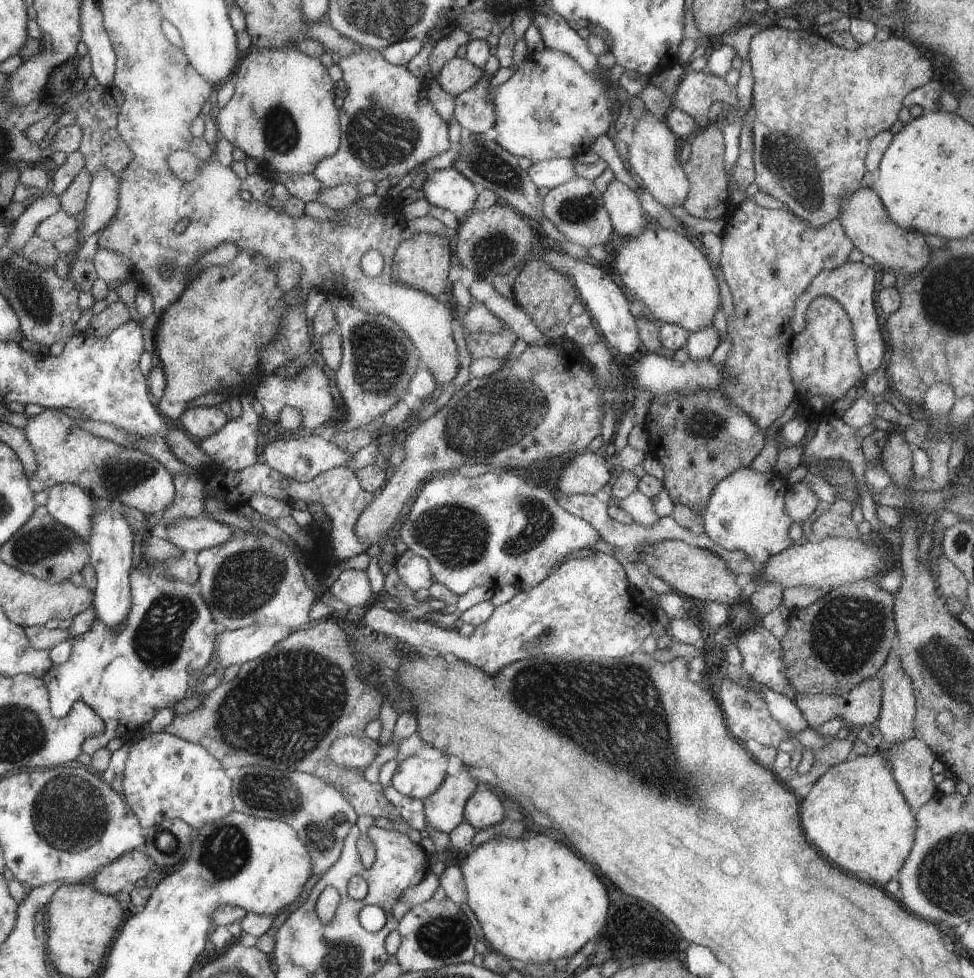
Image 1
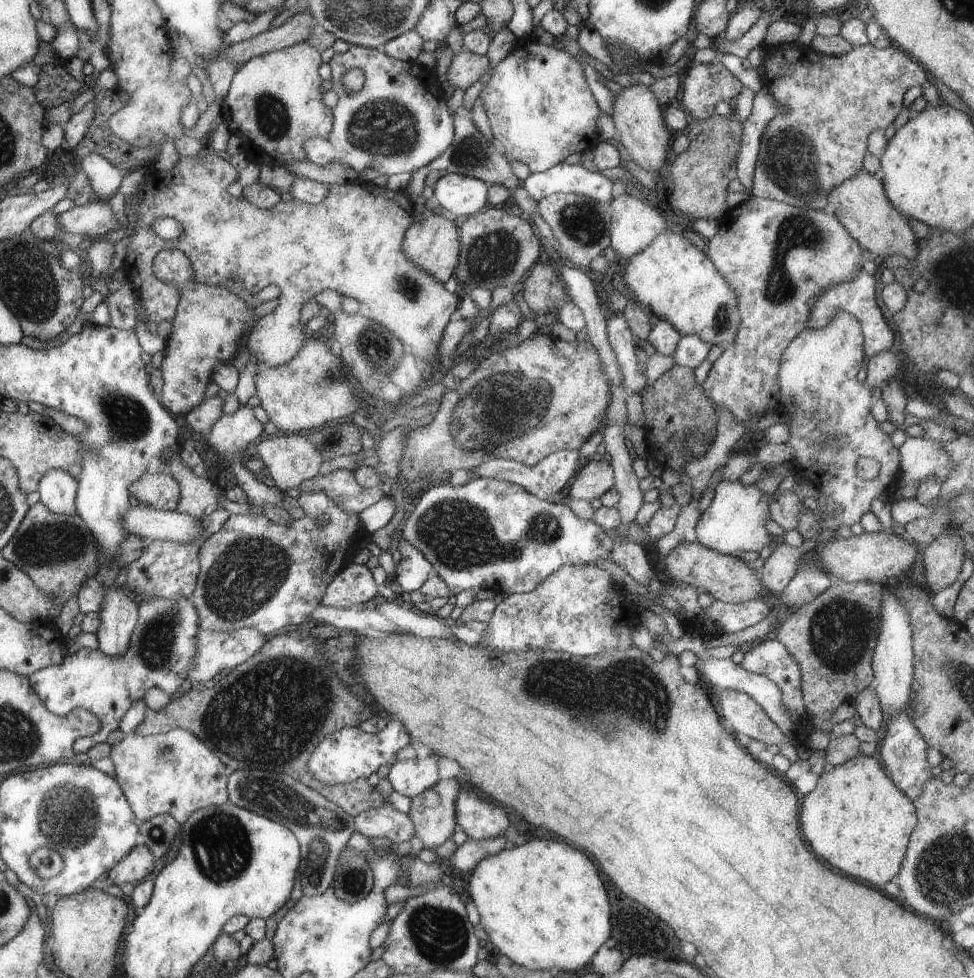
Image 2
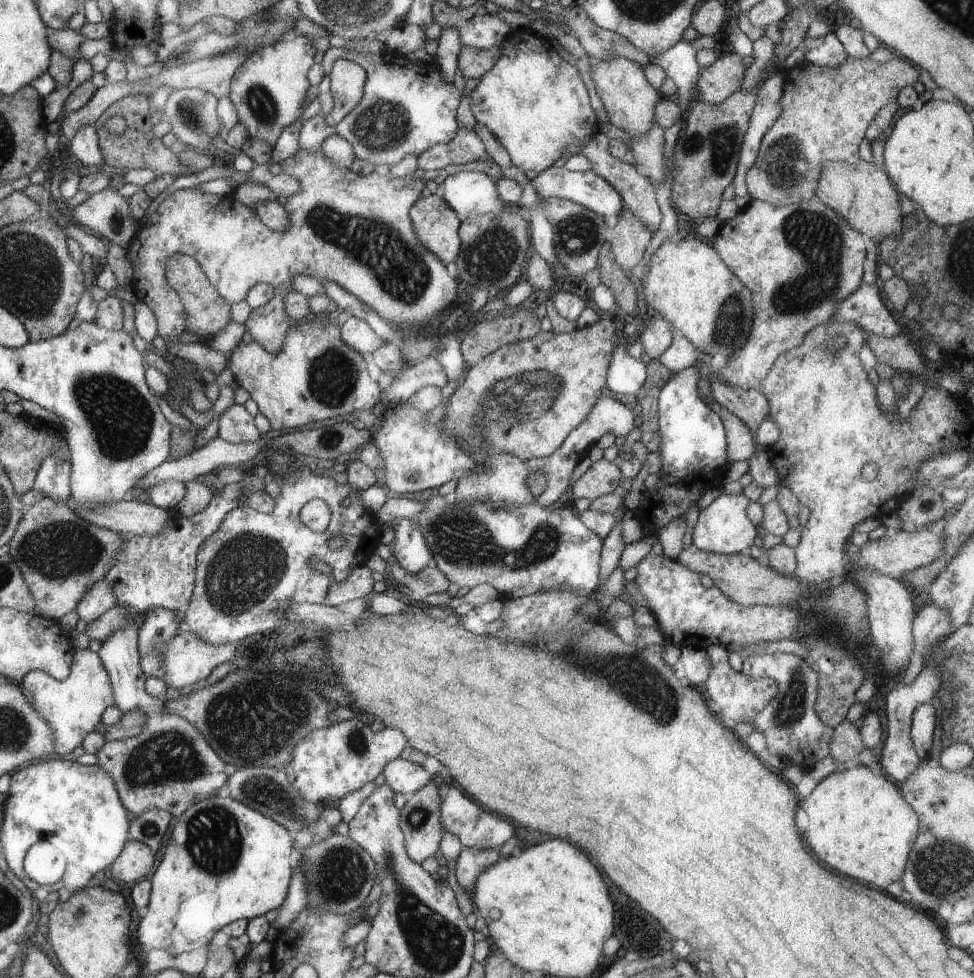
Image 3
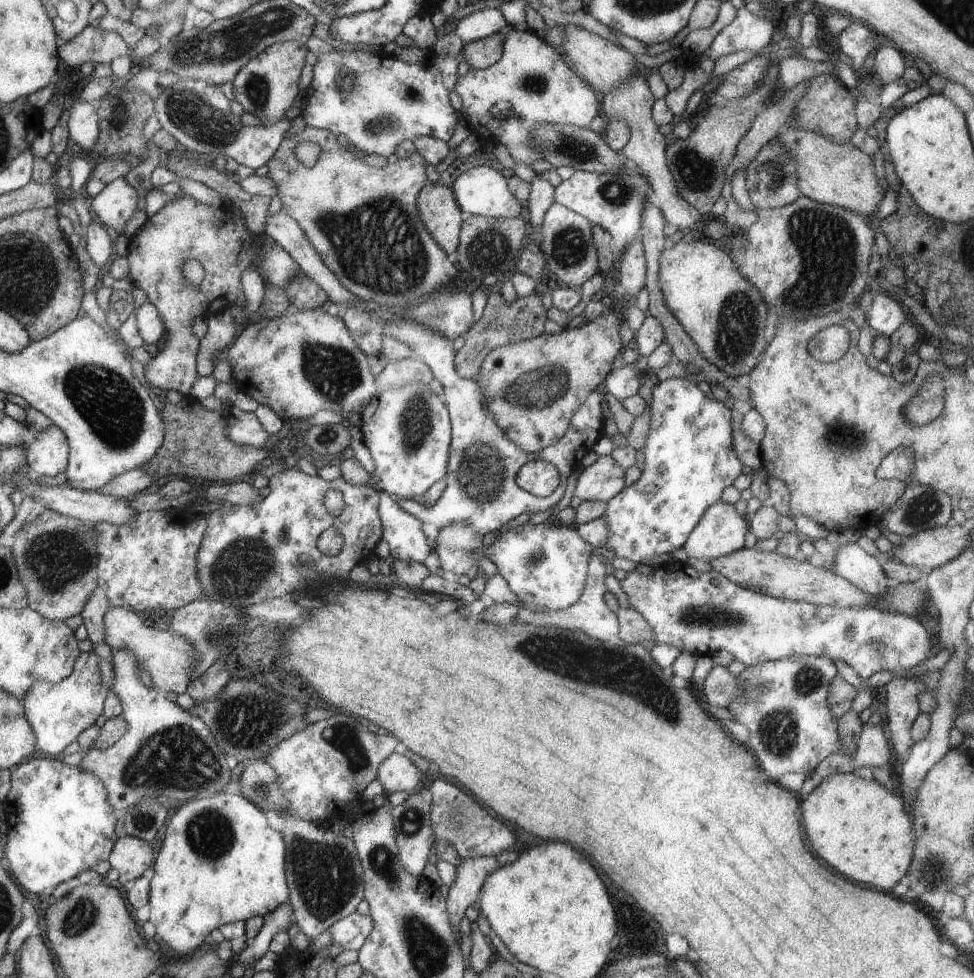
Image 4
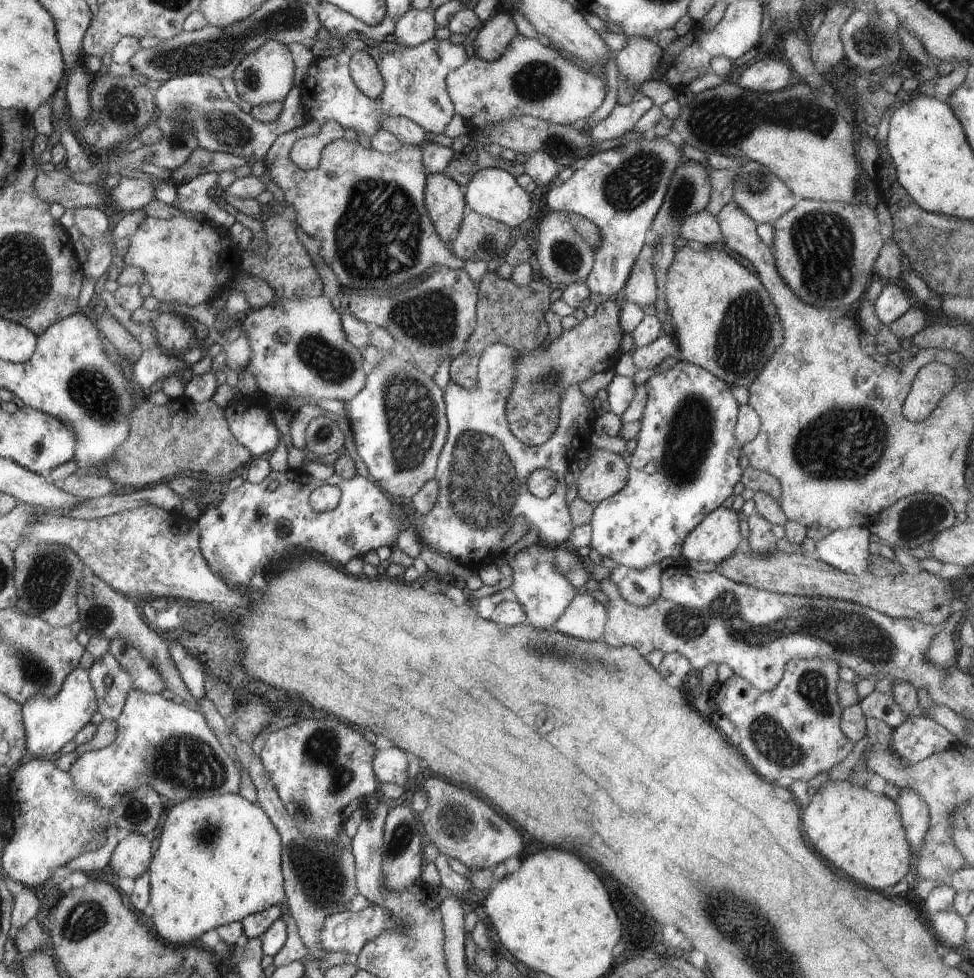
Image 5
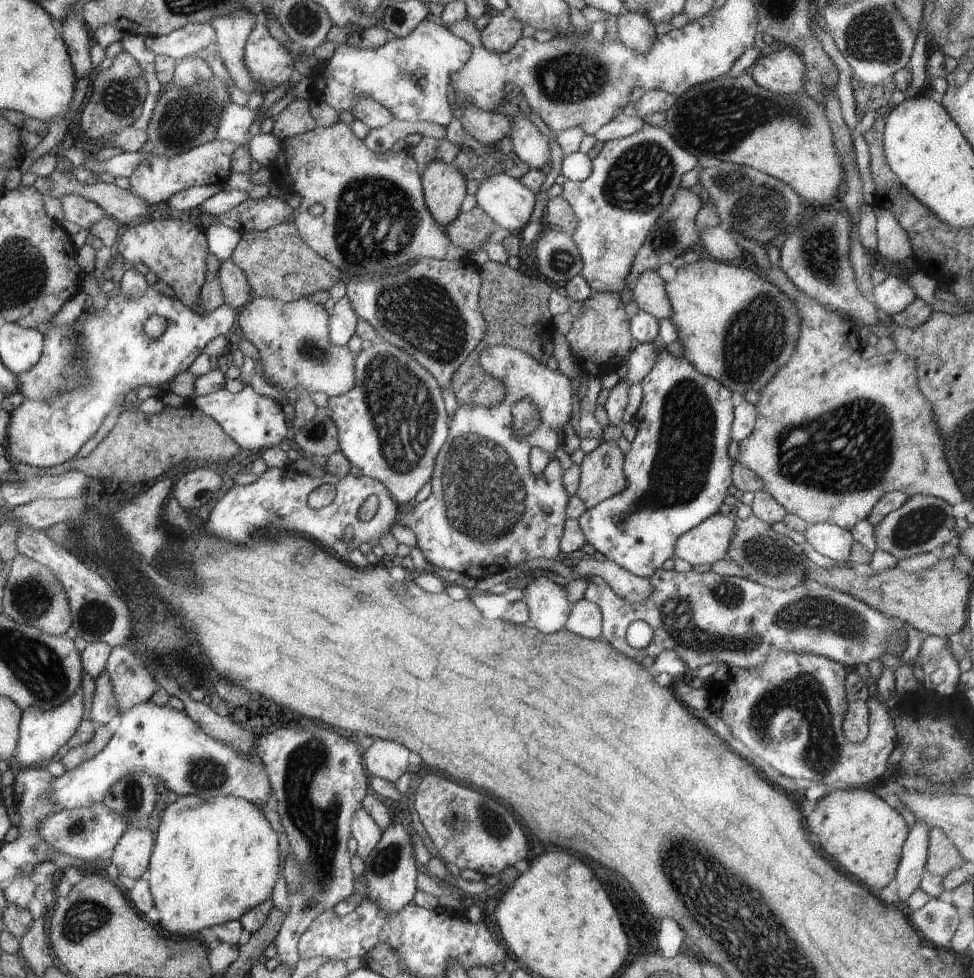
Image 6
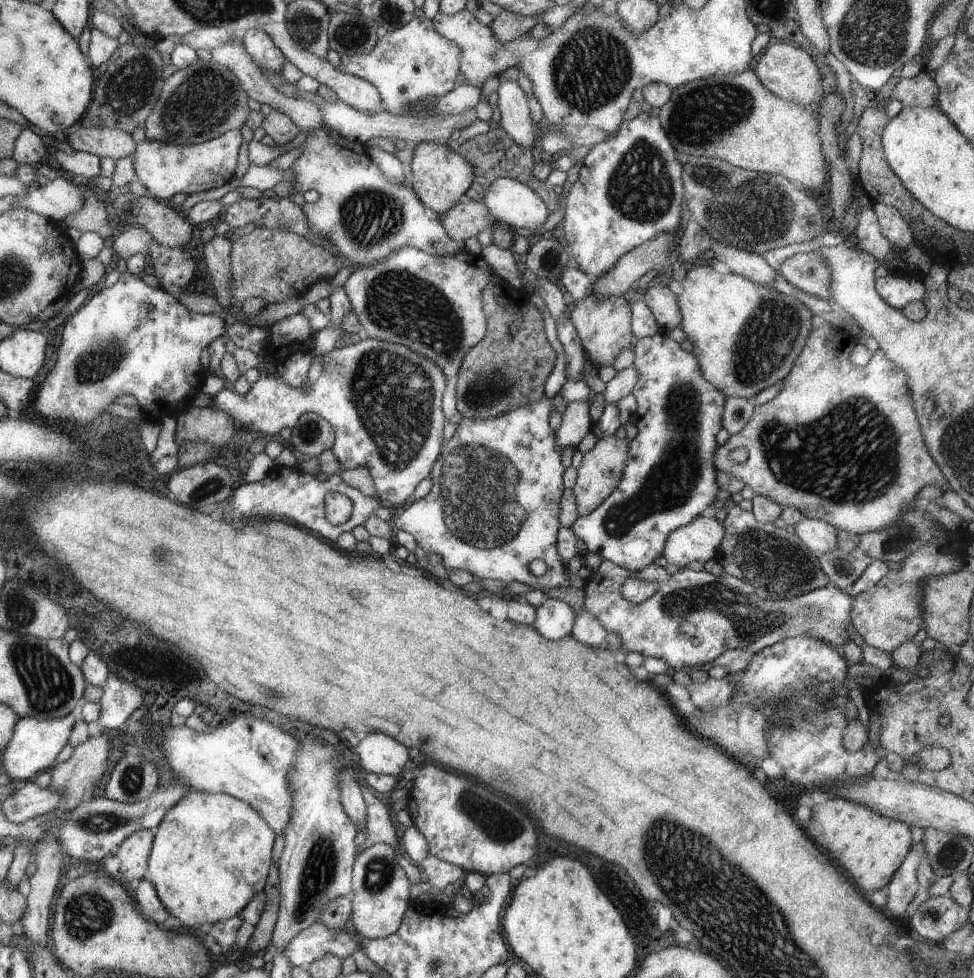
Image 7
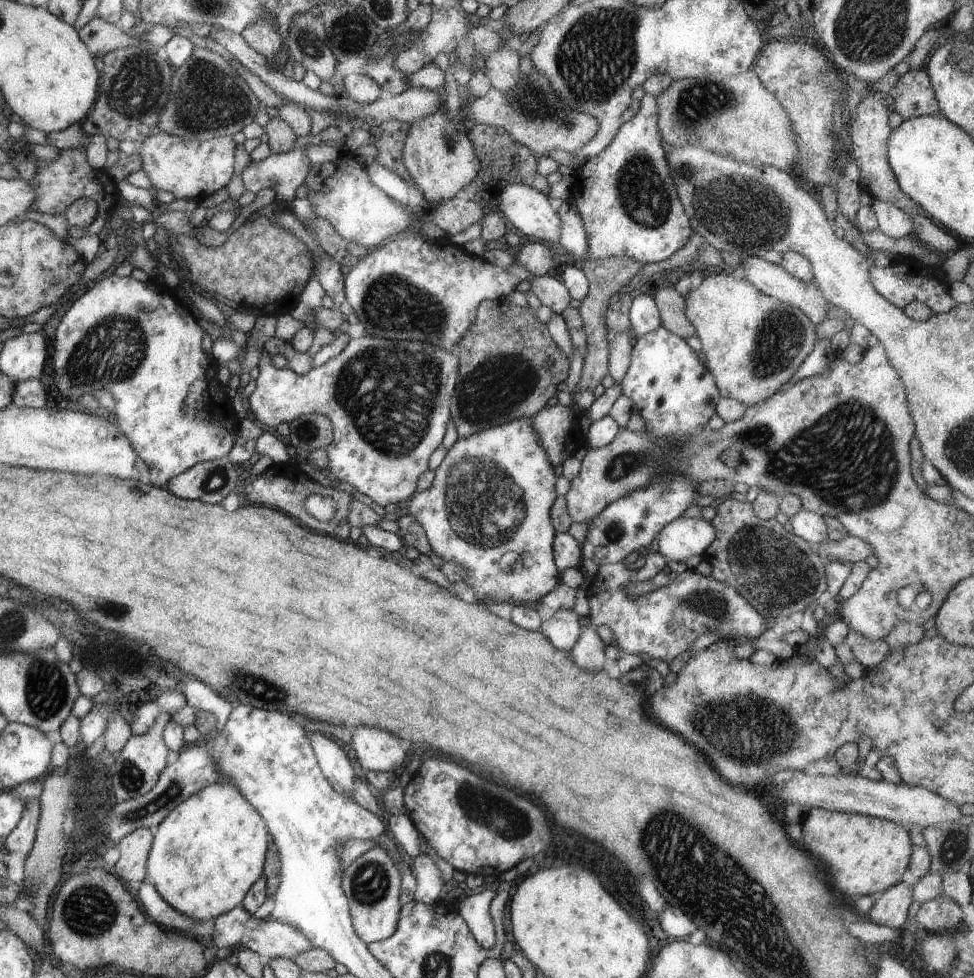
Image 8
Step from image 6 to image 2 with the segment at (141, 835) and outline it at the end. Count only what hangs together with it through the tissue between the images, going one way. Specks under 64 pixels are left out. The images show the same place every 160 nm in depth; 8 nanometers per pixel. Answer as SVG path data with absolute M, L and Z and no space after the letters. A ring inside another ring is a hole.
M138 845L122 861L105 875L104 880L109 884L116 884L130 888L132 882L144 880L154 870L154 856L146 845Z

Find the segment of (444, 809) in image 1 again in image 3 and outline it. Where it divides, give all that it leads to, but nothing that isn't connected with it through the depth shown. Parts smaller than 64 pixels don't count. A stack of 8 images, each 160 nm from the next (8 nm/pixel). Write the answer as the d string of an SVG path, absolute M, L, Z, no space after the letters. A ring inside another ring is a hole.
M433 782L409 796L406 804L400 809L400 828L405 836L405 845L410 858L419 865L430 856L435 856L442 842L445 830L441 823L440 790Z

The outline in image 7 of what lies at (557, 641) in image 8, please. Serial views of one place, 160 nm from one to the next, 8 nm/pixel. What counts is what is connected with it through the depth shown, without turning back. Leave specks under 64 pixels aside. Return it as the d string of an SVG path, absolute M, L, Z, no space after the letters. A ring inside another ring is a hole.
M550 599L536 608L537 617L532 624L538 633L548 640L560 640L570 636L576 620L576 612L566 602Z

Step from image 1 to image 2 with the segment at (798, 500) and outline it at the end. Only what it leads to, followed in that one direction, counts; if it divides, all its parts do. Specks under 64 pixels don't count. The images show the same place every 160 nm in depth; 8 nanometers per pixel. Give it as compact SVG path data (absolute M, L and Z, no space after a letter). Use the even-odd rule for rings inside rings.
M778 489L769 500L769 515L771 520L777 522L785 531L789 531L799 525L803 506L803 501L794 491Z

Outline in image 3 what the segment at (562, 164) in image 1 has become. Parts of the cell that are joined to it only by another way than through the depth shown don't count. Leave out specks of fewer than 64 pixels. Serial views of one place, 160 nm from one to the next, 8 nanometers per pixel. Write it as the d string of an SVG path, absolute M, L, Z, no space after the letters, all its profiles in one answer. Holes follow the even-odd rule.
M552 165L550 168L539 172L538 176L530 181L539 199L543 200L548 197L568 199L602 215L605 220L607 220L606 217L608 216L615 216L618 220L619 214L622 213L622 210L625 210L622 197L618 194L618 191L593 170L583 173L580 171L569 171L566 170L566 167Z

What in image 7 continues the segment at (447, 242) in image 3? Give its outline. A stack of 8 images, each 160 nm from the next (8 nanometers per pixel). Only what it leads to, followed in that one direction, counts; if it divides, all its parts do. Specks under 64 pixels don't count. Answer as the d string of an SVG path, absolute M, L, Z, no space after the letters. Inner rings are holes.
M420 142L416 144L409 169L409 179L414 194L418 196L429 213L437 216L441 216L446 210L456 206L474 180L474 168L470 166L470 162L464 156L460 156L457 151L450 150L447 143Z

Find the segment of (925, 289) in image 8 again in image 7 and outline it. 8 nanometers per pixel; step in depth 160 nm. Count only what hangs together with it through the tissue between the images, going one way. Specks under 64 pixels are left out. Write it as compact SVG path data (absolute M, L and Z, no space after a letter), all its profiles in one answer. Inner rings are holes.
M889 273L875 280L878 295L897 310L903 310L912 302L923 301L925 288L923 277L917 273L912 276L894 276Z

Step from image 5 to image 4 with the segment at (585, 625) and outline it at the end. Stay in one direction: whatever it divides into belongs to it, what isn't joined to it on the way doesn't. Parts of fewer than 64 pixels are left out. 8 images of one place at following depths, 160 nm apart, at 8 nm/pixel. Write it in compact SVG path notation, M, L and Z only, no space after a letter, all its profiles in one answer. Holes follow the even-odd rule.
M595 553L588 562L588 575L586 576L586 585L582 596L576 604L572 604L569 608L563 610L552 610L542 612L532 612L526 609L520 609L518 616L514 618L515 622L525 623L536 627L560 628L560 630L580 630L584 634L588 634L590 638L594 638L600 642L610 641L613 643L619 642L619 620L608 608L604 601L604 594L607 588L604 583L604 578L608 576L608 568L606 568L606 558L603 555Z

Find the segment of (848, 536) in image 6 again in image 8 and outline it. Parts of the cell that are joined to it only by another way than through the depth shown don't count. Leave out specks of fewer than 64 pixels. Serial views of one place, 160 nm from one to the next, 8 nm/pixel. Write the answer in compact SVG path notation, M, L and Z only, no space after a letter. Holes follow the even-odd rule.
M803 507L789 518L792 524L793 534L806 540L808 543L822 544L831 538L827 532L827 525L824 517L816 512L805 510Z

